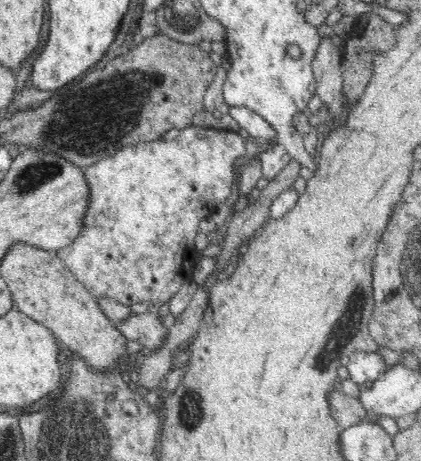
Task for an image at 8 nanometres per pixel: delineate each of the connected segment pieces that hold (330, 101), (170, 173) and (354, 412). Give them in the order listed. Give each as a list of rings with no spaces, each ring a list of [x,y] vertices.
[[[334,36],[319,42],[316,56],[312,60],[314,76],[317,78],[315,93],[329,107],[329,116],[338,122],[343,119],[346,108],[343,103],[343,74],[340,68],[342,48],[334,42]]]
[[[192,124],[188,128],[167,130],[158,139],[150,142],[126,145],[114,156],[98,160],[92,166],[88,166],[84,169],[84,175],[86,175],[86,183],[88,183],[91,200],[88,201],[88,210],[86,210],[84,220],[82,220],[82,230],[80,230],[80,234],[76,236],[76,239],[70,246],[56,250],[56,255],[66,263],[66,266],[76,277],[76,280],[81,282],[86,287],[86,290],[96,299],[98,297],[110,297],[126,306],[136,304],[136,302],[148,302],[149,305],[155,301],[169,302],[186,283],[186,280],[192,277],[193,260],[196,258],[196,255],[190,254],[192,246],[188,244],[192,244],[192,241],[194,241],[196,232],[199,229],[198,224],[200,220],[210,217],[212,209],[216,209],[218,204],[222,204],[232,195],[232,184],[234,184],[235,179],[234,162],[246,154],[246,144],[244,141],[238,135],[238,132],[235,131],[213,127],[197,128],[196,124]]]
[[[339,387],[331,391],[329,406],[331,416],[337,421],[337,427],[341,432],[361,424],[367,416],[366,408],[363,408],[359,400],[345,394]]]

